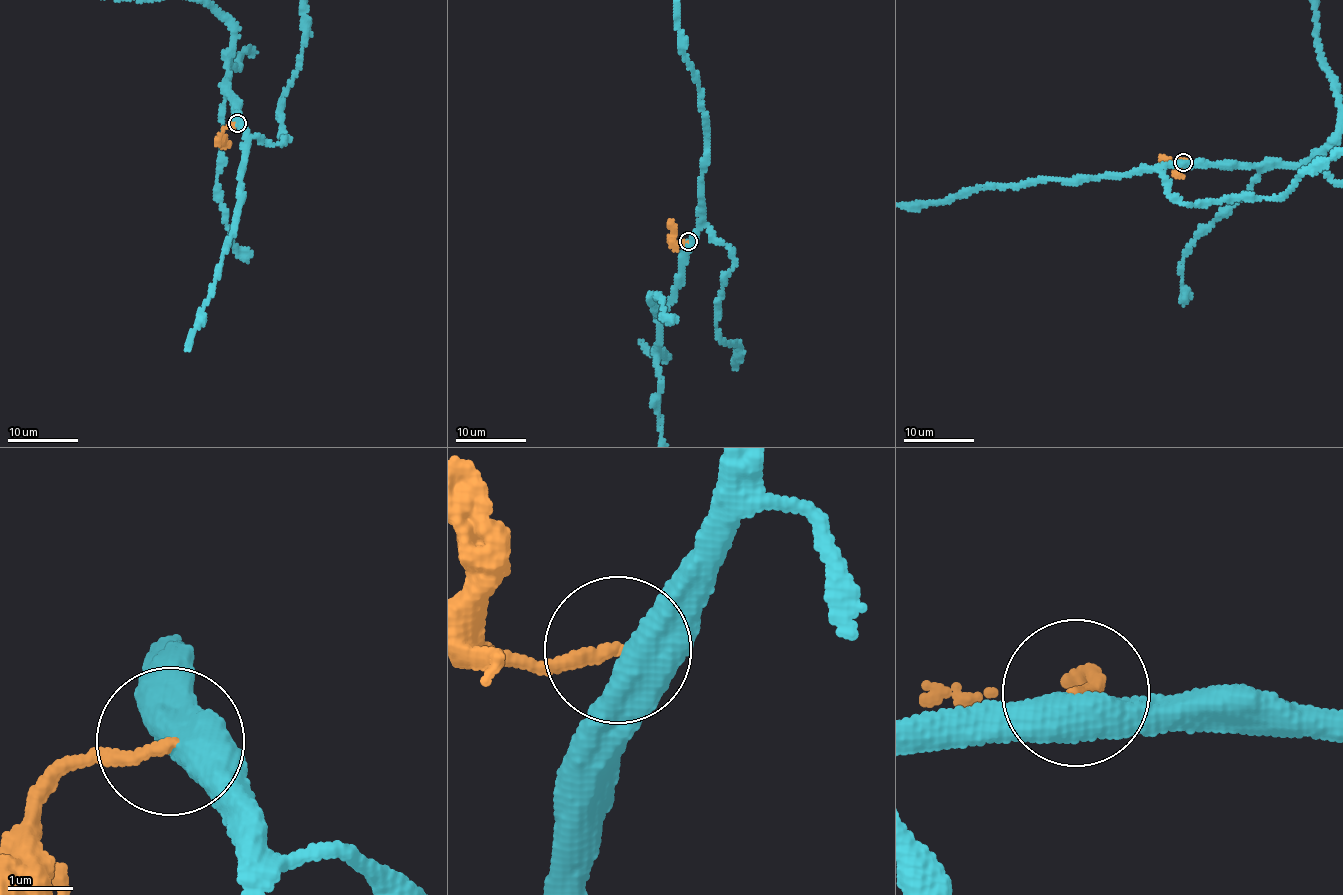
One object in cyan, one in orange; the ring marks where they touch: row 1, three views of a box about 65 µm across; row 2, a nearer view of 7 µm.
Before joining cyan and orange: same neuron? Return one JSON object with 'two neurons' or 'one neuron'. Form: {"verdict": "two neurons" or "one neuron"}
{"verdict": "two neurons"}

